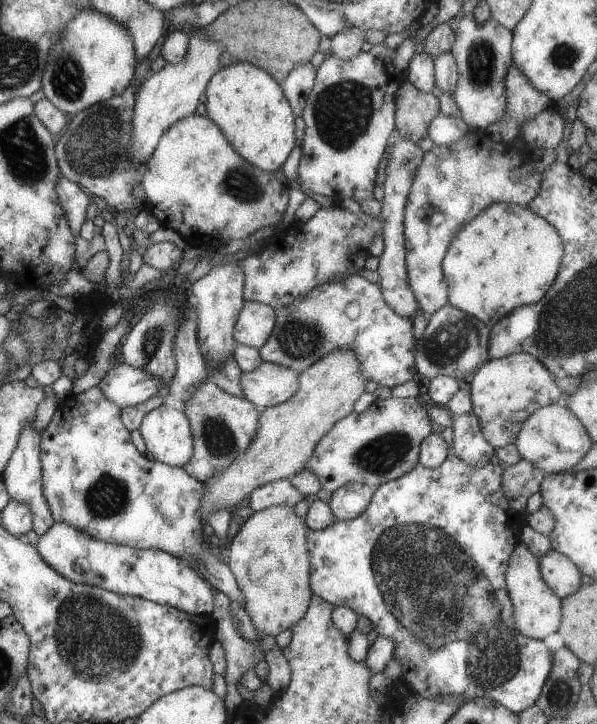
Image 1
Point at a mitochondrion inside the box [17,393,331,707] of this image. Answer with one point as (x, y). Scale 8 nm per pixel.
(94, 641)

